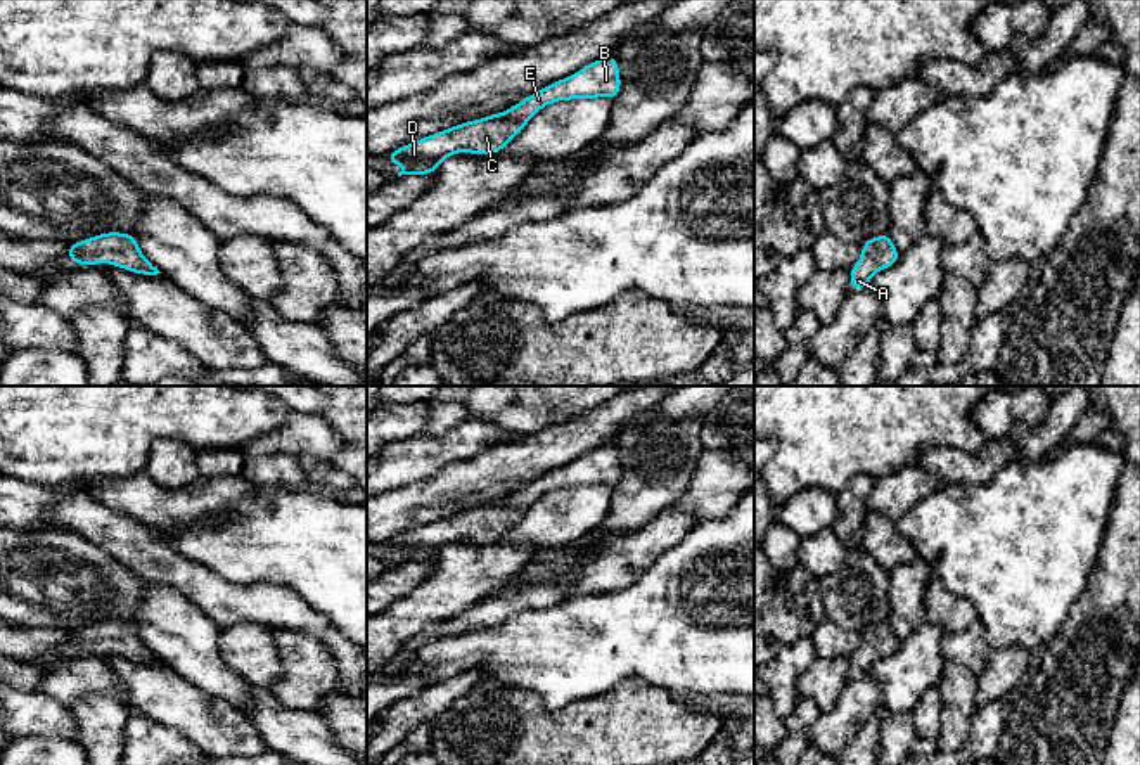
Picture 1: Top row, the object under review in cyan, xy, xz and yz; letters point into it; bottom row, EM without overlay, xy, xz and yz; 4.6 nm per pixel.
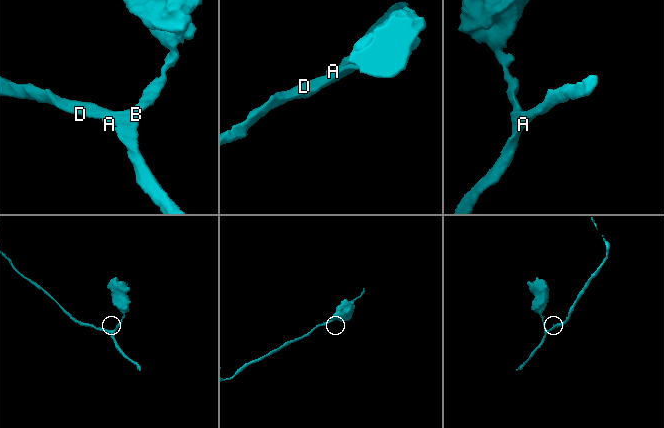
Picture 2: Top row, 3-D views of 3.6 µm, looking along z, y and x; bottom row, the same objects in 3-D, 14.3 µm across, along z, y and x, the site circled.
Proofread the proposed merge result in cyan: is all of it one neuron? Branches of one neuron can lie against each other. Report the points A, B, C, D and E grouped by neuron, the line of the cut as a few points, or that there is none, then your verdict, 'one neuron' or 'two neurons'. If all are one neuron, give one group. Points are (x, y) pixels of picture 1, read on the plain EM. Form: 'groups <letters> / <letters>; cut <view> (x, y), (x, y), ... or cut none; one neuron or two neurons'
groups A B C D E; cut none; one neuron

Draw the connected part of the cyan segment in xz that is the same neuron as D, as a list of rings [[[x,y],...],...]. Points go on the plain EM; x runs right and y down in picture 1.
[[[607,443],[531,481],[505,500],[465,509],[410,530],[387,542],[387,550],[405,554],[398,564],[429,562],[438,559],[443,547],[458,540],[496,542],[502,540],[545,493],[573,486],[607,485],[614,488],[619,478],[621,464],[618,448],[614,443]]]

